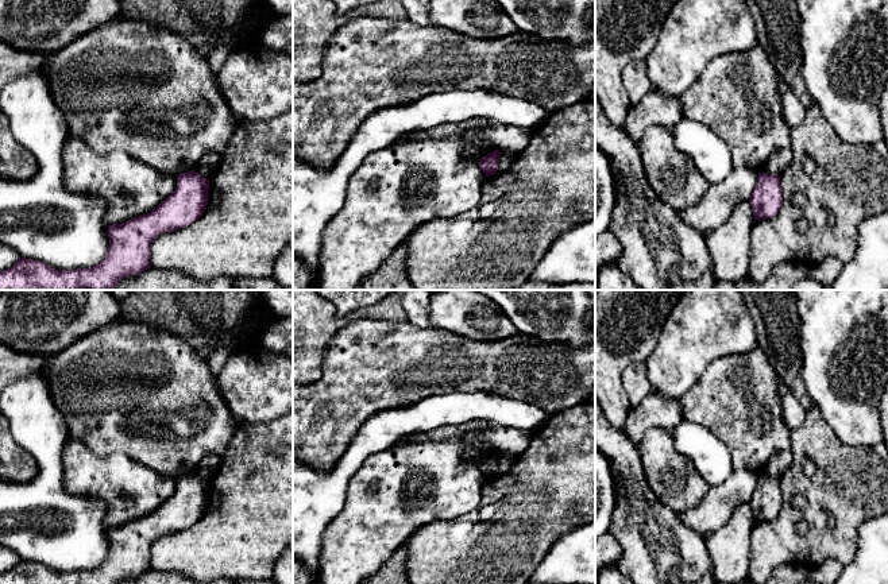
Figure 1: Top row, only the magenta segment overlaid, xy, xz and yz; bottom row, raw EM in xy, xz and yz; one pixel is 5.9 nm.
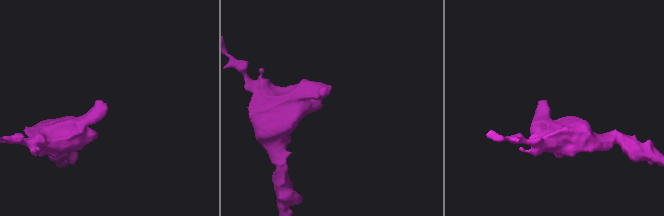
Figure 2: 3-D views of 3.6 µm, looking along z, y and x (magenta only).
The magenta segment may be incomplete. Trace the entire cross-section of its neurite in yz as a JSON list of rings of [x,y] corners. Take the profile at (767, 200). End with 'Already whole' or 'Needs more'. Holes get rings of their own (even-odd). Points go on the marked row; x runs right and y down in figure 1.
[[[758,173],[758,179],[749,201],[754,220],[775,217],[783,205],[780,177]]]. Already whole

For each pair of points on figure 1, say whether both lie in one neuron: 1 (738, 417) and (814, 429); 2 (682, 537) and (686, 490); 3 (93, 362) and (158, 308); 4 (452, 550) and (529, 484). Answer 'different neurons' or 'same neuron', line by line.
1: different neurons
2: different neurons
3: different neurons
4: same neuron

